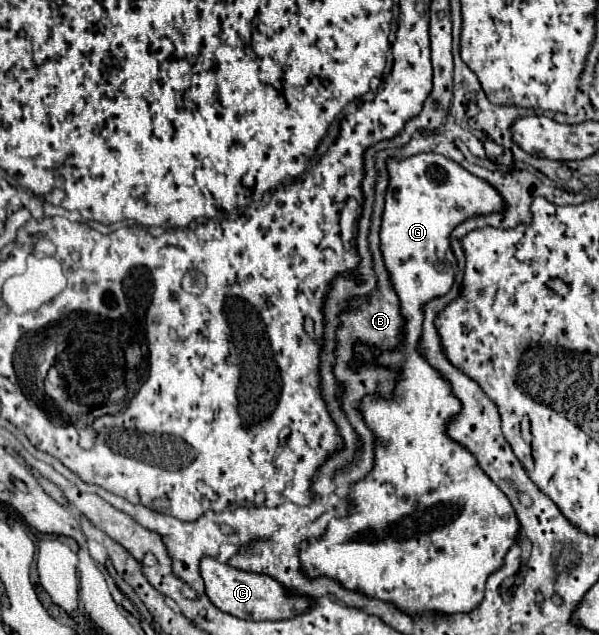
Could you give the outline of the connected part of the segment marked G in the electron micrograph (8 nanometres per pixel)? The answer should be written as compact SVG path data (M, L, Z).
M439 153L389 159L387 167L389 189L381 225L381 251L393 287L401 299L405 333L403 349L379 355L379 363L399 369L401 379L397 381L393 401L377 397L365 397L361 401L363 419L379 439L375 449L375 469L363 481L353 485L353 505L349 515L343 519L331 519L321 539L305 541L301 545L299 559L309 577L333 577L343 587L391 601L409 615L429 611L469 613L481 603L487 577L503 567L507 551L519 541L521 523L511 501L479 467L473 453L447 435L449 421L455 421L461 413L461 401L457 401L451 383L429 365L421 353L419 341L423 333L425 303L449 293L455 281L453 267L457 267L457 259L451 251L453 229L471 217L501 213L507 205L493 185Z

